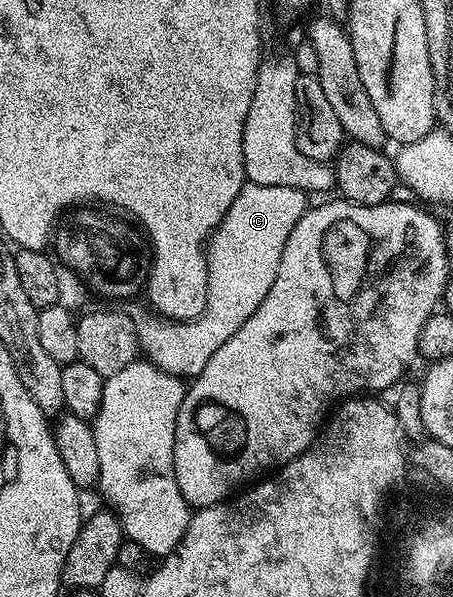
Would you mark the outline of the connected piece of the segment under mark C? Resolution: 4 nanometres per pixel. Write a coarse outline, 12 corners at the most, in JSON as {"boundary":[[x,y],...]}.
{"boundary":[[247,182],[208,240],[195,319],[138,315],[141,354],[179,377],[268,297],[307,192]]}

